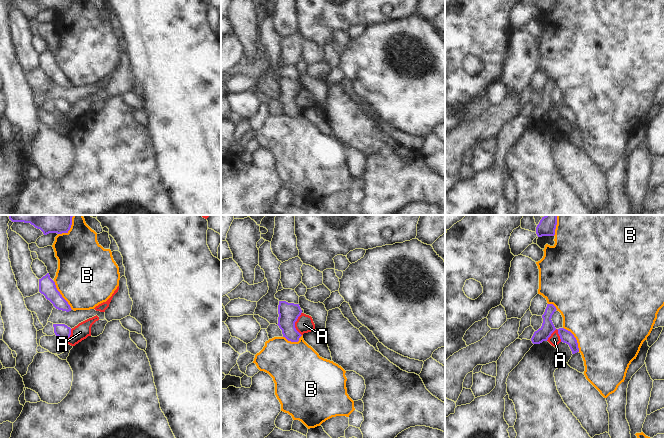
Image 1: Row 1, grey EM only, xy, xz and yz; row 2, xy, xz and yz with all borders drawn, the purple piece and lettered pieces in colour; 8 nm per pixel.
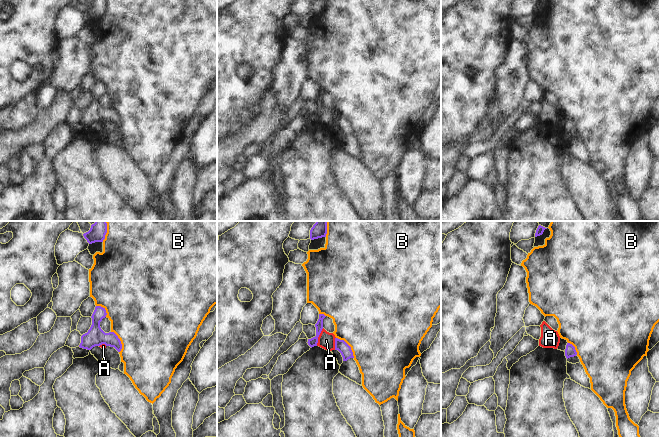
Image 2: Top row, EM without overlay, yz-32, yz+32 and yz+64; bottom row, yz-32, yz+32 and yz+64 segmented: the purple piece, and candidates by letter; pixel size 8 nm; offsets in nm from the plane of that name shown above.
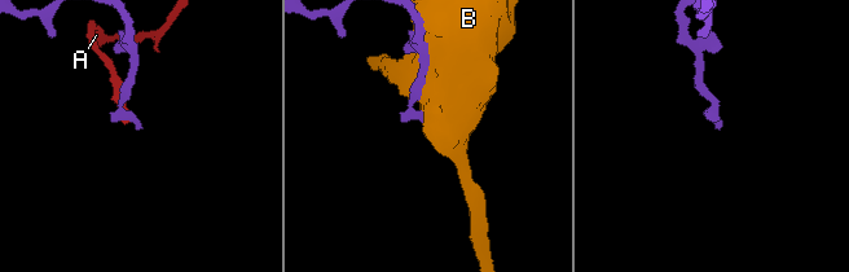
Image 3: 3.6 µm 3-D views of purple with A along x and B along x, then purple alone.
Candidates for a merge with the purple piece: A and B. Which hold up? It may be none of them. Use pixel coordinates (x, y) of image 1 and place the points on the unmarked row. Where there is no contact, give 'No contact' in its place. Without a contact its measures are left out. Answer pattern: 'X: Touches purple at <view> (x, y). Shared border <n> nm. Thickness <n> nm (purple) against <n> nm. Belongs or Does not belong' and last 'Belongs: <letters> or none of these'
A: Touches purple at yz (551, 109). Shared border 130 nm. Thickness 100 nm (purple) against 90 nm. Does not belong
B: Touches purple at xy (61, 71). Shared border 280 nm. Thickness 140 nm (purple) against 480 nm. Does not belong
Belongs: none of these.

